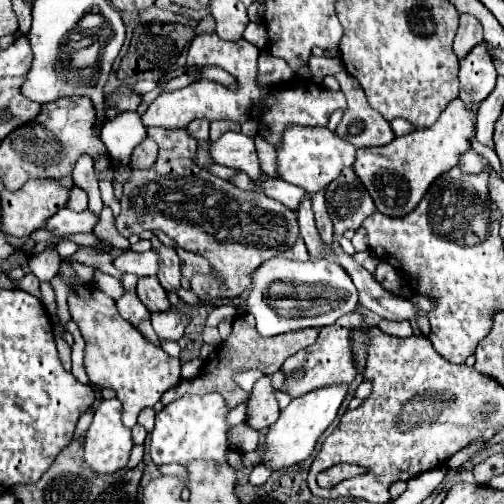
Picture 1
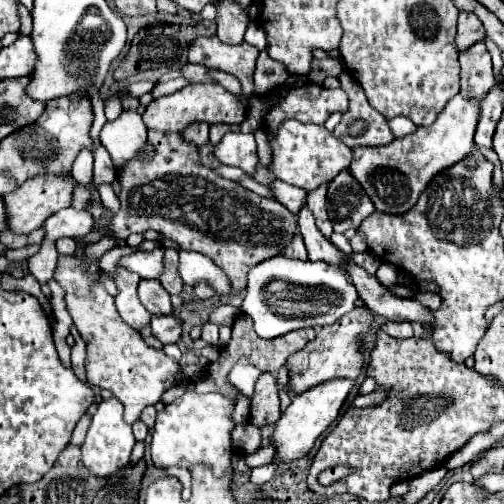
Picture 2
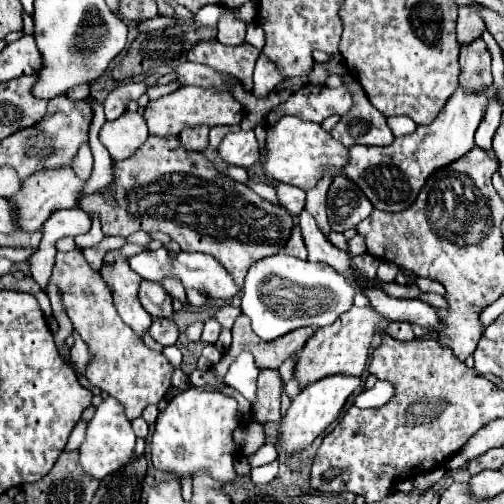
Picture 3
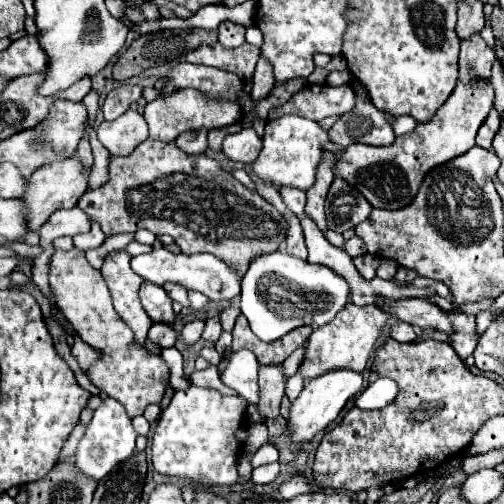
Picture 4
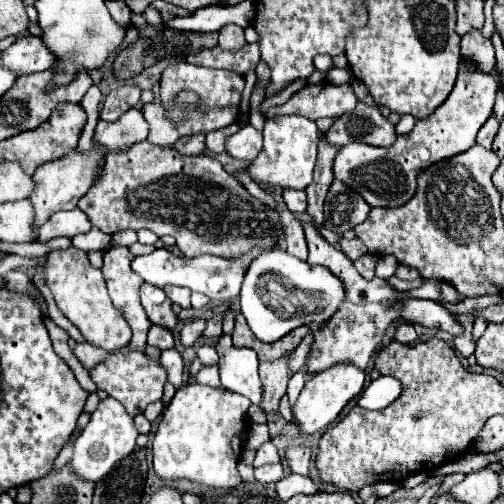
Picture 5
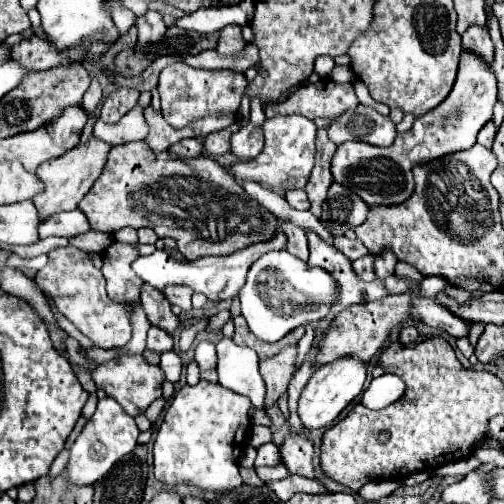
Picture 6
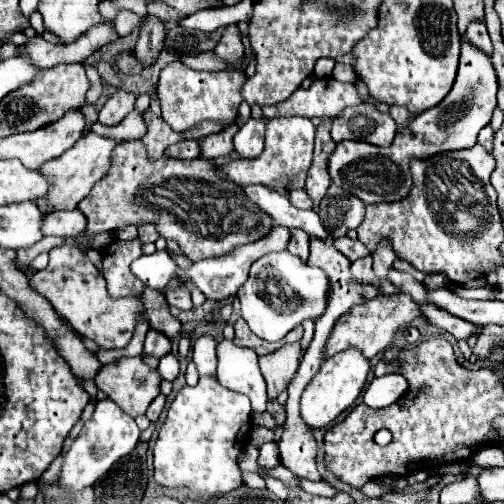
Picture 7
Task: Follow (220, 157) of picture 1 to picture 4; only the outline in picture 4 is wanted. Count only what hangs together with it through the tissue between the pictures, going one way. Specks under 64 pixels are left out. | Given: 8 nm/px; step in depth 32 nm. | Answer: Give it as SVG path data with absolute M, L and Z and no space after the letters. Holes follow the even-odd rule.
M242 128L236 134L226 136L224 140L224 148L222 152L236 162L244 162L244 164L252 164L258 158L258 152L262 148L262 138L256 134L256 130L250 128Z

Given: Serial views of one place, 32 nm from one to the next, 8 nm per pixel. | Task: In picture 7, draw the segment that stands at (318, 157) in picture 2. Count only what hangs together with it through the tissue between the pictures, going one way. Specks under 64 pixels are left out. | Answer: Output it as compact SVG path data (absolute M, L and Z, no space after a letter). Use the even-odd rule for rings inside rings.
M292 116L292 118L274 118L268 120L268 132L266 132L266 146L264 152L256 158L238 158L238 160L230 160L224 166L218 166L216 172L240 186L246 188L250 184L262 184L268 186L276 192L290 192L294 188L304 188L304 180L306 180L306 172L312 164L312 150L314 150L314 130L316 126L308 120L308 118L300 118L300 116Z

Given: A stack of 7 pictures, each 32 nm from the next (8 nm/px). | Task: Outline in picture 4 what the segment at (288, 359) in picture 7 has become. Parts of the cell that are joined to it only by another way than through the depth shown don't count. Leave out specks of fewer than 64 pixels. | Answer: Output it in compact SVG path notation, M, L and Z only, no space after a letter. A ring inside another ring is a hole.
M284 364L260 366L260 402L258 410L264 418L276 418L280 412L280 400L286 390Z

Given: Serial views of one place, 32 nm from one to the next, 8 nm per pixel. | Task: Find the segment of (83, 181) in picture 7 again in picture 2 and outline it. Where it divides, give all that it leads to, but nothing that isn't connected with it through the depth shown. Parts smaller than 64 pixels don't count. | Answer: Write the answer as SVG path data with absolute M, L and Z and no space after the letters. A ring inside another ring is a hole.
M48 172L26 180L16 192L12 192L12 196L4 196L4 202L8 202L8 212L12 212L12 230L18 234L30 234L32 230L42 228L48 216L52 216L62 208L72 206L72 196L76 186L78 182L74 180L72 172L62 172L62 174Z

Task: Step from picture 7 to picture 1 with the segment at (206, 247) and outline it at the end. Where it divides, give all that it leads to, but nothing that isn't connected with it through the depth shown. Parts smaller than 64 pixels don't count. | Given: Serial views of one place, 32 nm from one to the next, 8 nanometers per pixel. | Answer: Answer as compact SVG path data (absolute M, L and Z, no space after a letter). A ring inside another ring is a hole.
M150 128L148 134L158 144L158 158L150 168L130 164L130 178L124 182L122 212L114 218L120 236L144 230L164 230L182 250L204 256L224 276L224 284L196 276L192 292L200 300L240 296L250 288L250 272L264 260L284 254L298 238L296 214L284 204L256 192L240 190L230 180L222 180L200 168L194 160L196 140L180 132Z

